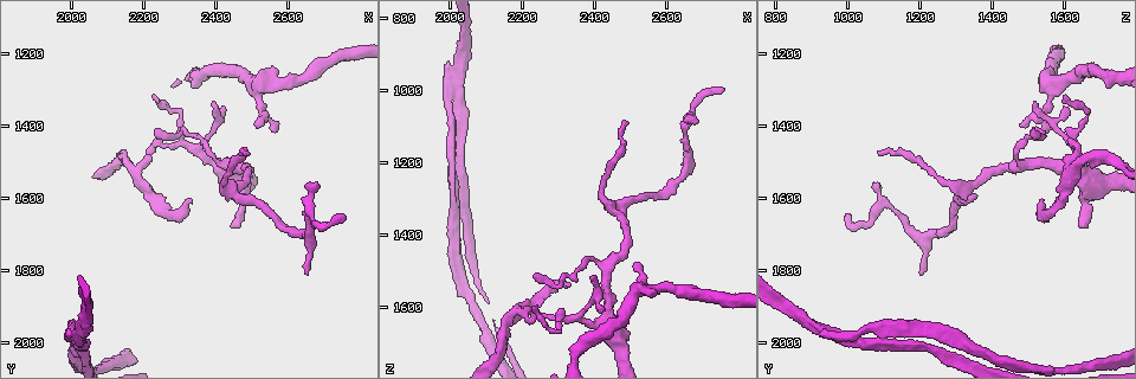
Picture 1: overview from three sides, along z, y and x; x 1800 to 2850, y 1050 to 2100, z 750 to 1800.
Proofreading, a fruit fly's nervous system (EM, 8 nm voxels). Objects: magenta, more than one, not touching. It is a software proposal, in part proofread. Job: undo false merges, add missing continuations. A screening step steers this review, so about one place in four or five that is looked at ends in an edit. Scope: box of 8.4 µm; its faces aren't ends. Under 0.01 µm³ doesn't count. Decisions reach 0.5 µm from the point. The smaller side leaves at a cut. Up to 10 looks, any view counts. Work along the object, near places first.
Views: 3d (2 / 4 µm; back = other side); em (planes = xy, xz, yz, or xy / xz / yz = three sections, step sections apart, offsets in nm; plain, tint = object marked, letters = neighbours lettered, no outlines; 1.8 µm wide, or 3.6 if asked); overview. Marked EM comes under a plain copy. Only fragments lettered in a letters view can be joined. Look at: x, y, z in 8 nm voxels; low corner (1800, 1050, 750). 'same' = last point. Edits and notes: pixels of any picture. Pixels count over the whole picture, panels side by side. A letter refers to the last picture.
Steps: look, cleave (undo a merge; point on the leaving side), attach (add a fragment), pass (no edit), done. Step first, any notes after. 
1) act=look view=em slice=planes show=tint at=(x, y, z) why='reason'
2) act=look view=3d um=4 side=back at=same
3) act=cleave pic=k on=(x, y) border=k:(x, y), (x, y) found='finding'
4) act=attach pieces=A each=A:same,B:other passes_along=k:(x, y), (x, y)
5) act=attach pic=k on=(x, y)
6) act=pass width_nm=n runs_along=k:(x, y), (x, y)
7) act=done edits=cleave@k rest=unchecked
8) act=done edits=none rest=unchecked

act=look view=3d um=4 at=(2680, 1560, 1065) why='branch stops here'

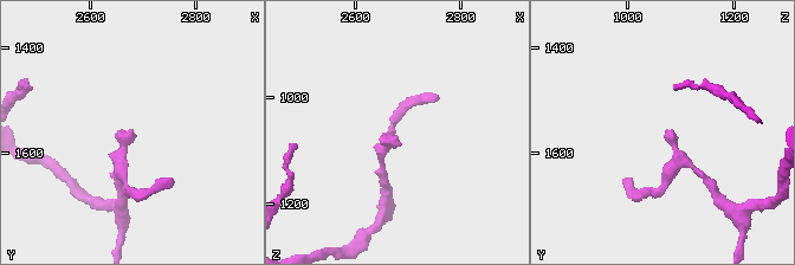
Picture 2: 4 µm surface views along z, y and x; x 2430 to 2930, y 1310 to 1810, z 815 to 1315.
act=look view=em slice=planes show=letters at=(2675, 1555, 1070) why='shape alone is not enough'

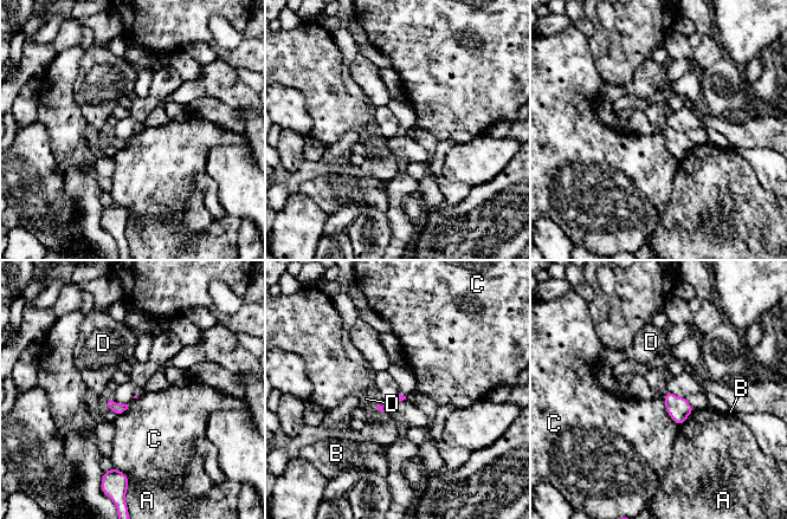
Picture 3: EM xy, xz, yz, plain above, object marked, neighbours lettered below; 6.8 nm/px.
act=pass each=A:other,B:other,C:other,D:other border=3:(663, 400), (666, 413), (678, 426) found='no lettered fragment goes on from it'

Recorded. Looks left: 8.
act=look view=3d um=4 at=(2450, 1585, 1330)

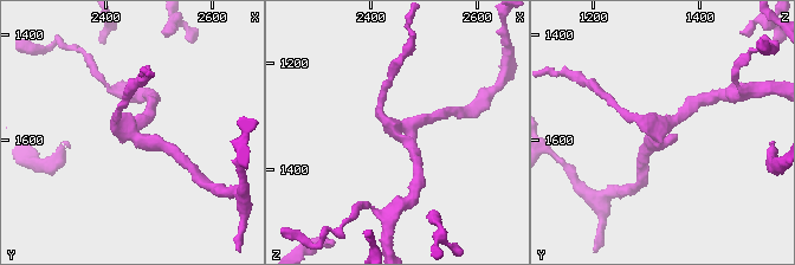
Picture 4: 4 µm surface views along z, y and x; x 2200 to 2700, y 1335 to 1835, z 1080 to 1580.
act=look view=em slice=xy step=8 show=tint at=(2455, 1580, 1330) arms=3 why='now the EM'

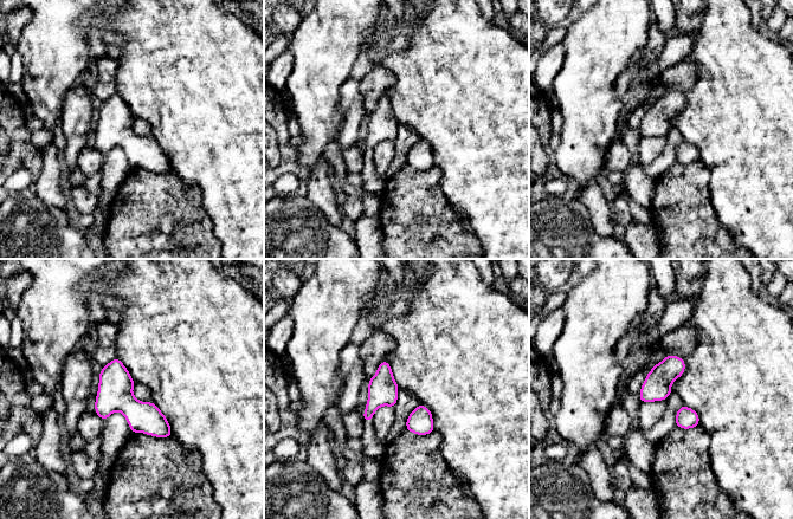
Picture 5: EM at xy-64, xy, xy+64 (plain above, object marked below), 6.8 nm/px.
act=look view=em slice=planes show=letters at=same

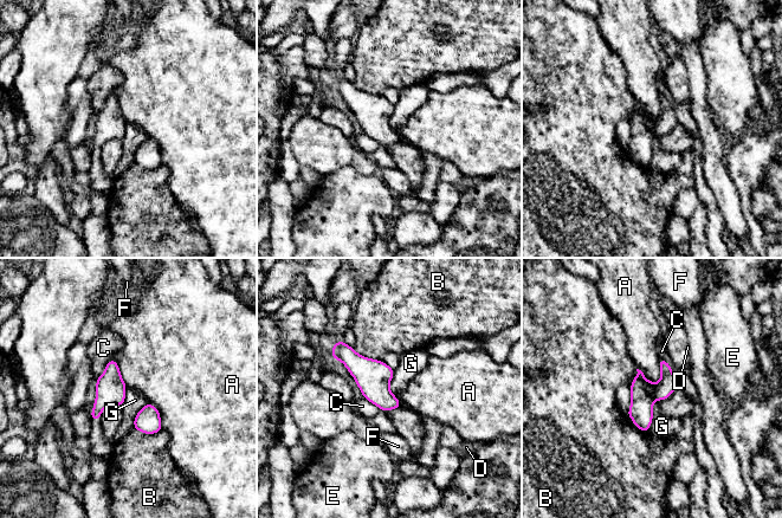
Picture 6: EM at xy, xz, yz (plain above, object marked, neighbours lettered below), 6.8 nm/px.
act=pass longest_contact=G:240nm each=A:other,B:other,C:other,D:other,E:other,F:other,G:other border=6:(658, 399), (647, 432) found='all the same neuron'

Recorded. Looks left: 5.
act=look view=3d um=2 at=(2420, 1345, 1605) why='thin end'

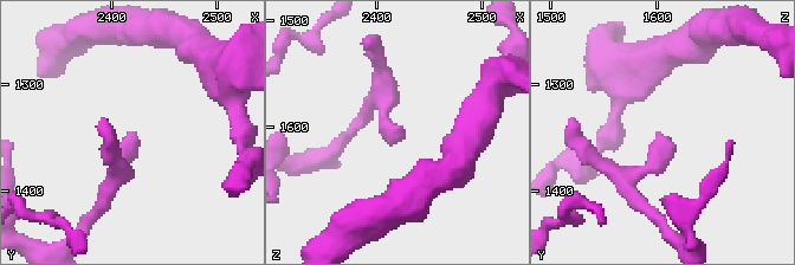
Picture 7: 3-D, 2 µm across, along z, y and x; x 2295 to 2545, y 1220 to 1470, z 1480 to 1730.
act=look view=em slice=yz step=4 show=tint at=(2422, 1348, 1598) why='shape alone is not enough'

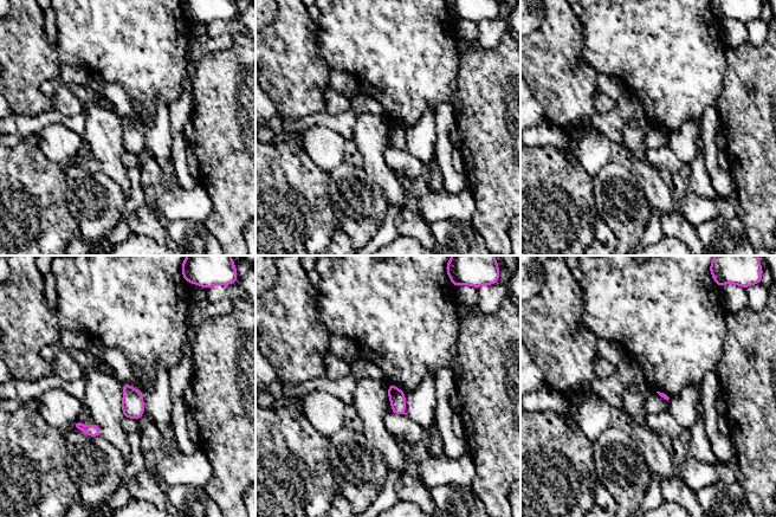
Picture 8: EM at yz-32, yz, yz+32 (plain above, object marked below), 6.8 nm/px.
act=look view=em slice=planes show=letters at=same

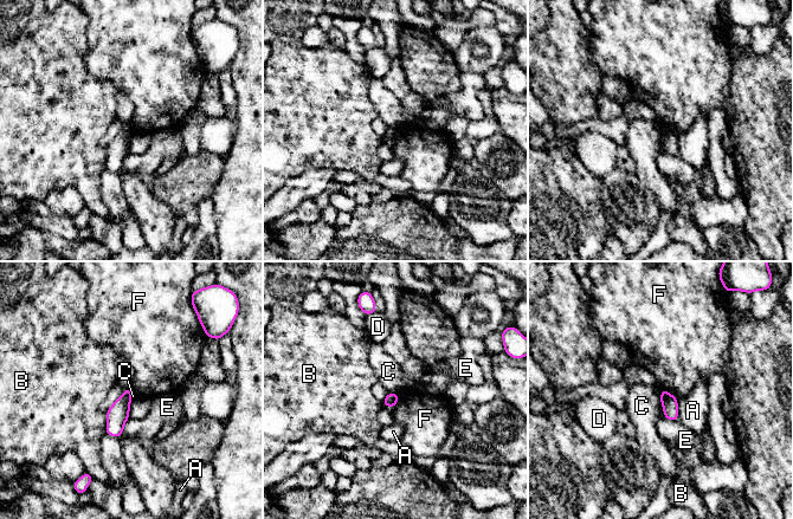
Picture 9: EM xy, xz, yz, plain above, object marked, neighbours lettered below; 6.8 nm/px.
act=pass each=A:other,B:other,C:other,D:other,E:other,F:other border=9:(659, 390), (661, 402) found='no lettered fragment goes on from it'

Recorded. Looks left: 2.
act=look view=3d um=2 side=back at=(2325, 1595, 1540) why='an open end'

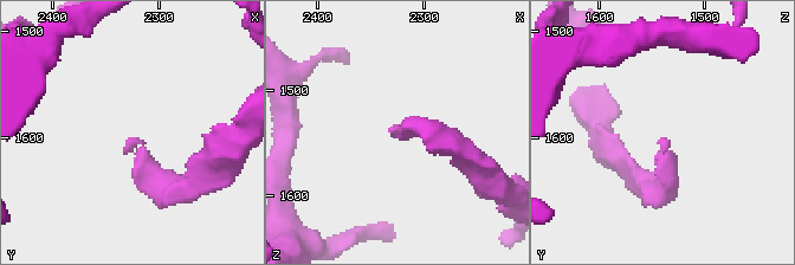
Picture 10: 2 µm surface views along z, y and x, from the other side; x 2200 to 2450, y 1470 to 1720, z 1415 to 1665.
act=look view=em slice=planes show=letters at=(2326, 1600, 1538) why='shape alone is not enough'

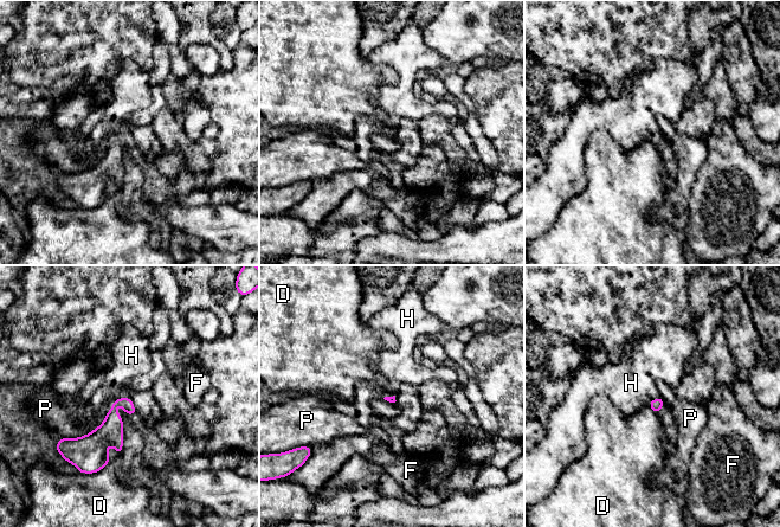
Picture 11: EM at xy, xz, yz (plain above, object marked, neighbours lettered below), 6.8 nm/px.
act=pass each=D:other,F:other,H:other,P:other found='none of them fits'

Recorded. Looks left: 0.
act=done edits=none rest=unchecked

